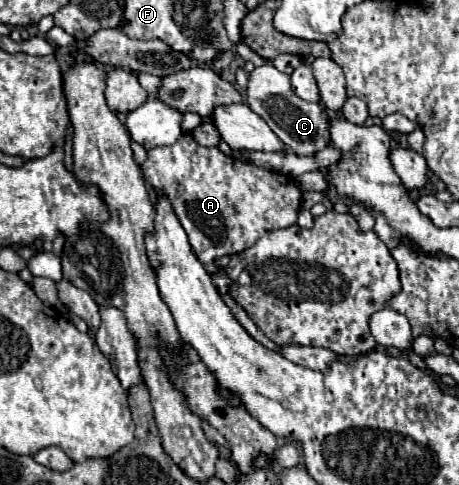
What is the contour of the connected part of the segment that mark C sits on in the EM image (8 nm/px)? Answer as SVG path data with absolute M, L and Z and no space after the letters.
M273 64L255 66L249 74L247 82L247 104L253 112L257 112L271 130L297 154L297 156L313 156L329 144L329 126L325 118L325 108L317 102L301 100L289 82L289 74L279 72Z

